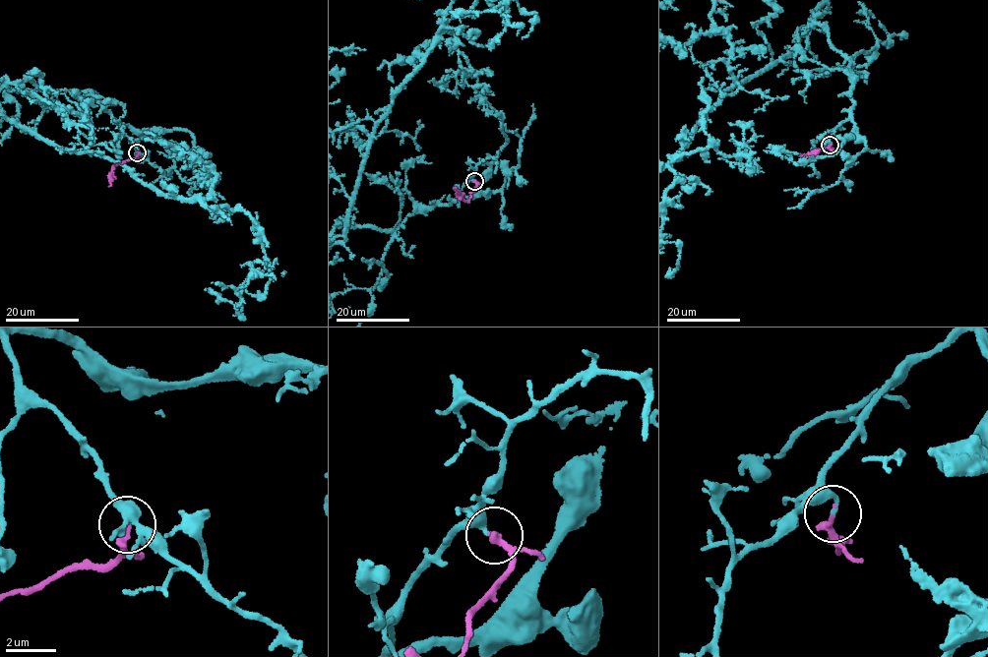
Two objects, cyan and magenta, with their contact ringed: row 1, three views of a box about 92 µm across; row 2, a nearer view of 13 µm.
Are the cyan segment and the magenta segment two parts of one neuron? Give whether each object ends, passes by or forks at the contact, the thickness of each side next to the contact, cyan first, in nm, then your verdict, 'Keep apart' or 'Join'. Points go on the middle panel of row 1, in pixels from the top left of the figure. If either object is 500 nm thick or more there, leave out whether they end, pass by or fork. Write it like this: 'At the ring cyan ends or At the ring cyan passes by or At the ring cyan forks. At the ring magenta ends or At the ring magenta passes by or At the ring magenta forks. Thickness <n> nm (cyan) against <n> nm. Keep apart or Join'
At the ring cyan ends. At the ring magenta ends. Thickness 160 nm (cyan) against 280 nm. Join

